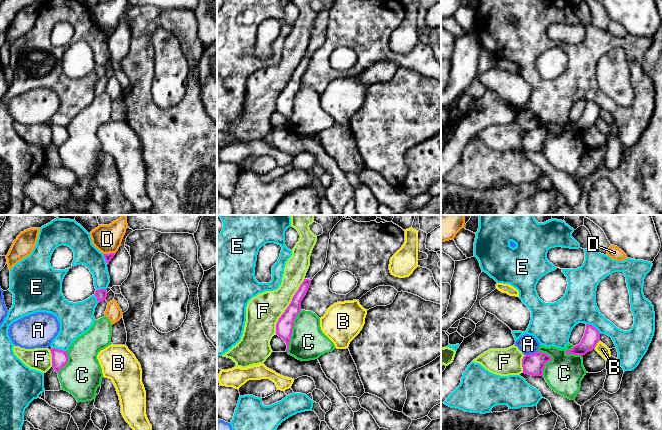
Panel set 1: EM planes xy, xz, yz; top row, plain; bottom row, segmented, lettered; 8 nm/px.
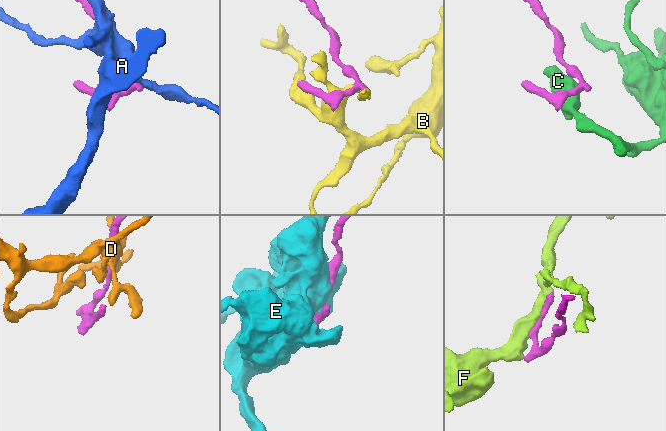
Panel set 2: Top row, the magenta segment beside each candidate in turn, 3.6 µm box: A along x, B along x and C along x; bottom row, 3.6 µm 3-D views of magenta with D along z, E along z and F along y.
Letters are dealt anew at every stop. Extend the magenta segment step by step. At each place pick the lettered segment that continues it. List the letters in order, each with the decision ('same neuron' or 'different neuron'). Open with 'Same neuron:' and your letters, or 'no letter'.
Same neuron: no letter
A: different neuron
B: different neuron
C: different neuron
D: different neuron
E: different neuron
F: different neuron

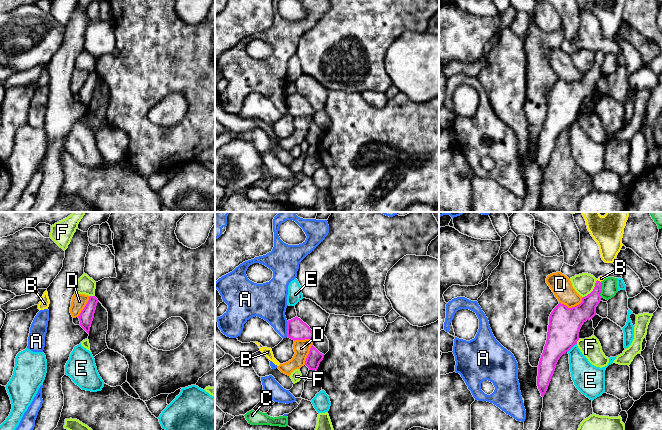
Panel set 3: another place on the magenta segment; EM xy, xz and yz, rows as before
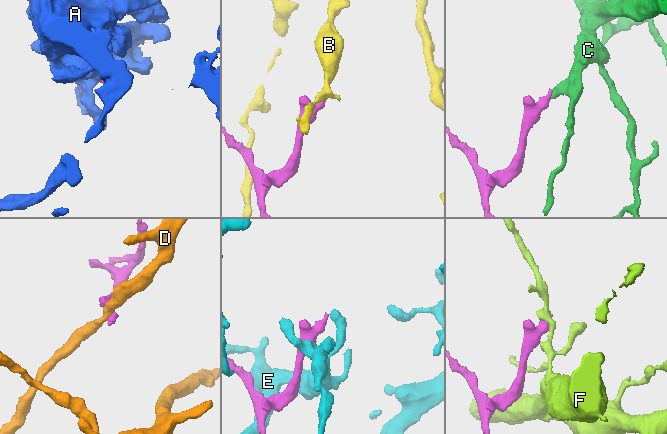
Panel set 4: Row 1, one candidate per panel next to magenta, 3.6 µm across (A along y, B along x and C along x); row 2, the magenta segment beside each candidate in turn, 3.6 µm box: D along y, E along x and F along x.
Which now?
Same neuron: B
A: different neuron
B: same neuron
C: different neuron
D: different neuron
E: different neuron
F: different neuron

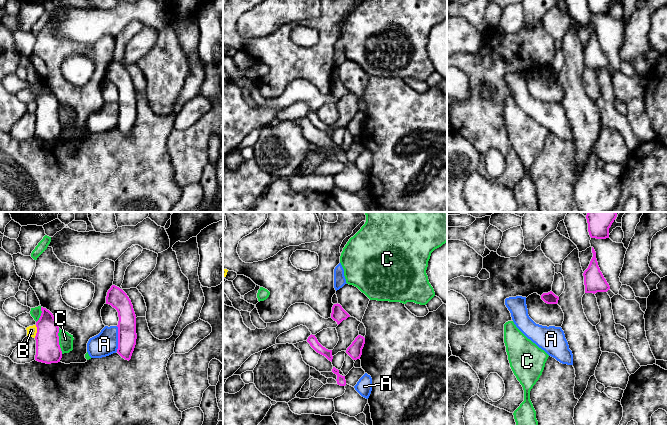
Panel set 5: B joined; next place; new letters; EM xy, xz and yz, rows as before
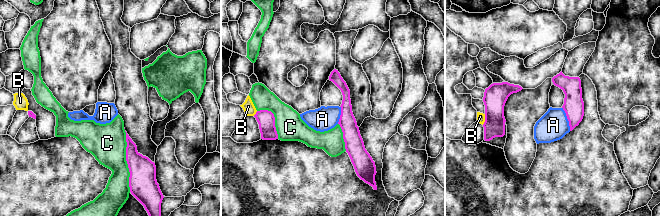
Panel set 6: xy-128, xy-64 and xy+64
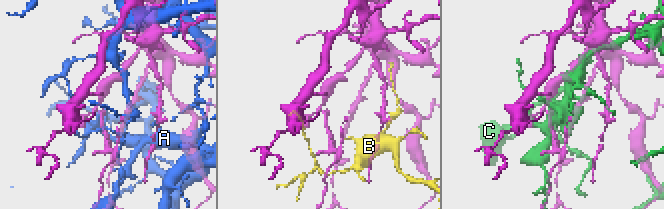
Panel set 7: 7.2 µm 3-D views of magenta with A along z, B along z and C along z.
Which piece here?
Same neuron: no letter
A: different neuron
B: different neuron
C: different neuron

